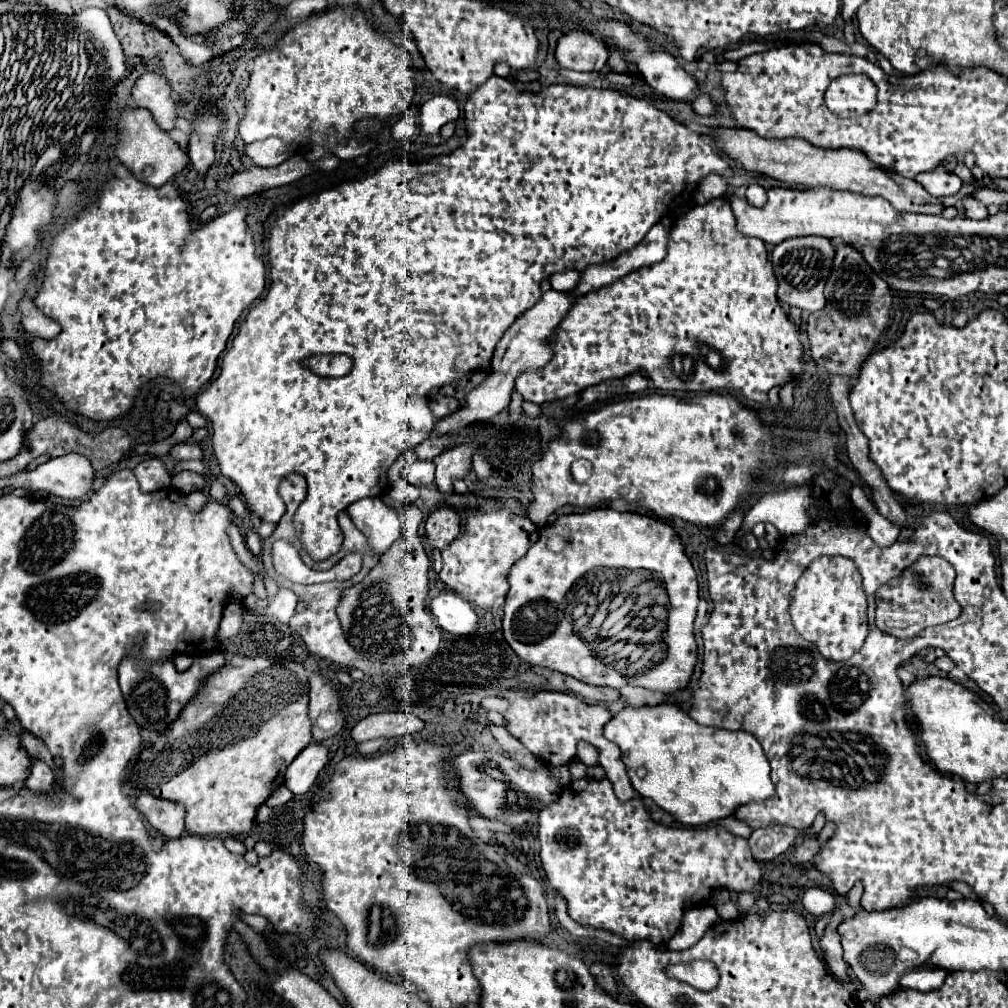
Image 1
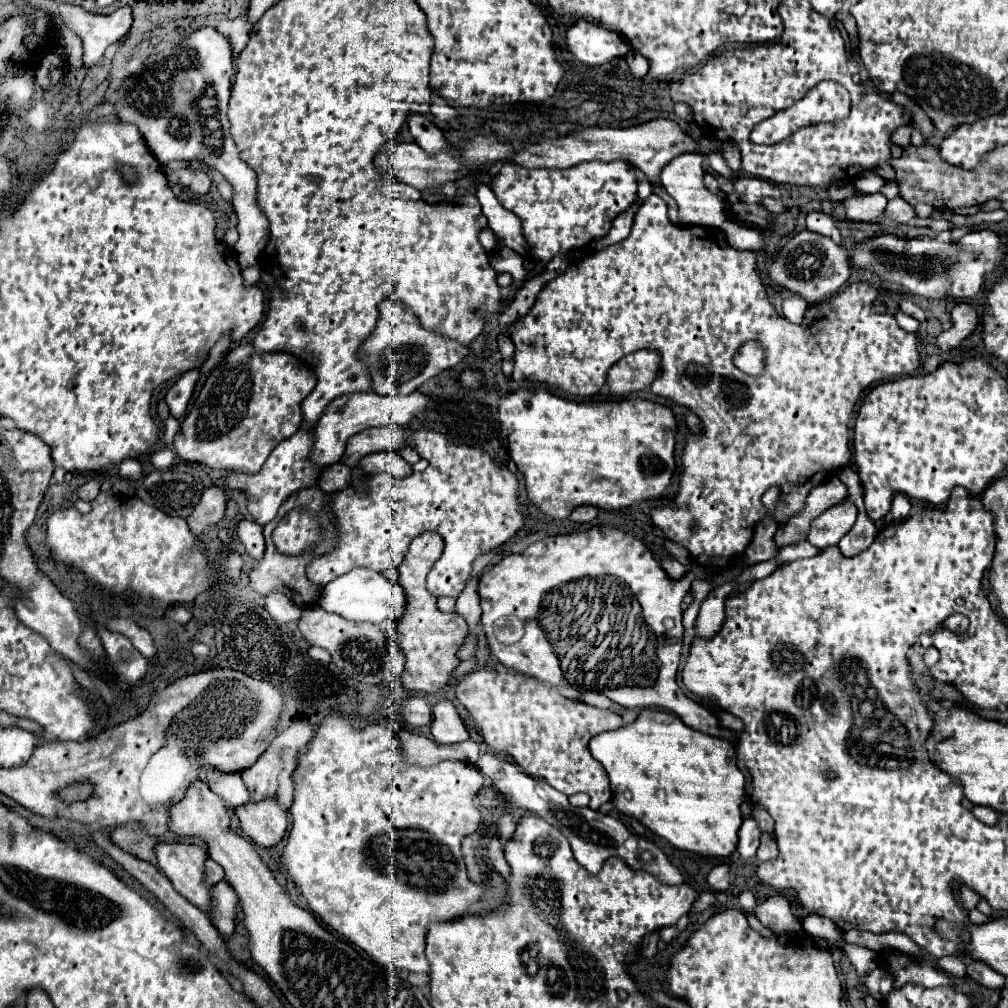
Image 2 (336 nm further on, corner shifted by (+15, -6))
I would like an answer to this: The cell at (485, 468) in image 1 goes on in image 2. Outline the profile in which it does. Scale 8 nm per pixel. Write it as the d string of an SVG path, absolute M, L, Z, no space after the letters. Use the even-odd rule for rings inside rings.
M374 427L364 429L348 439L348 461L346 451L342 455L342 463L356 467L358 461L372 451L398 451L408 443L408 433L404 427Z

